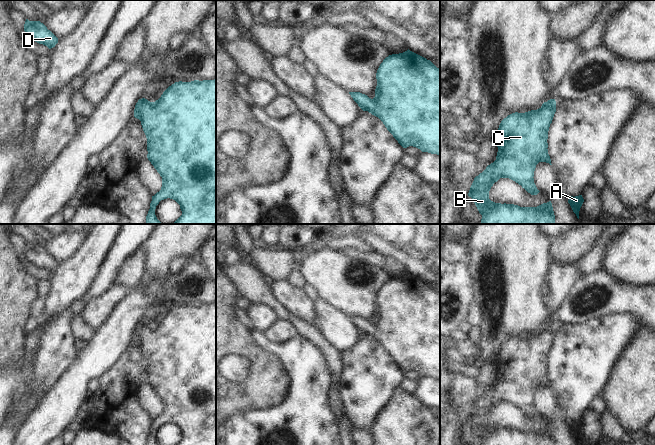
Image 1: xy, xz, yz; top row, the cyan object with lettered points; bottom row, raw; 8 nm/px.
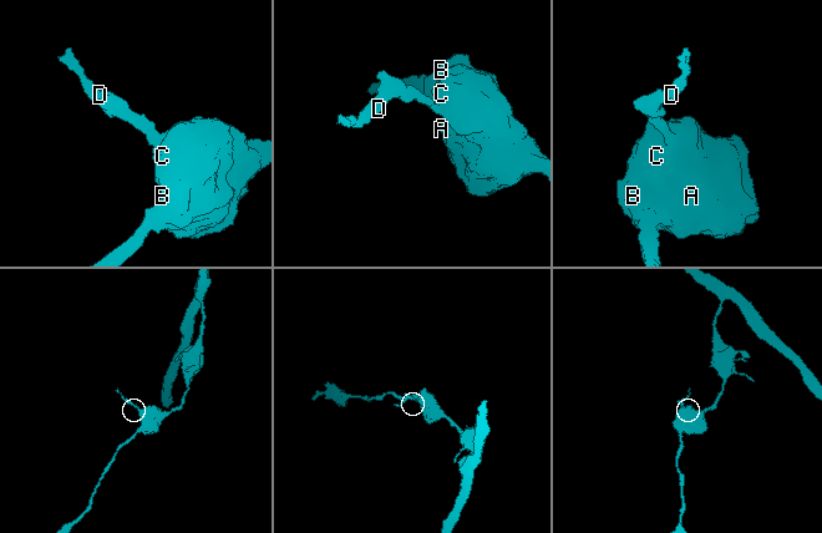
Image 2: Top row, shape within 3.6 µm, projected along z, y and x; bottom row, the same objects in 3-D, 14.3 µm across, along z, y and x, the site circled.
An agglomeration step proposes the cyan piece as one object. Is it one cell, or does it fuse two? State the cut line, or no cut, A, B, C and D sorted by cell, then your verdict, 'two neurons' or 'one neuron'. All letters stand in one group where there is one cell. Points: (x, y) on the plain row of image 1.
cut none; groups A B C D; one neuron

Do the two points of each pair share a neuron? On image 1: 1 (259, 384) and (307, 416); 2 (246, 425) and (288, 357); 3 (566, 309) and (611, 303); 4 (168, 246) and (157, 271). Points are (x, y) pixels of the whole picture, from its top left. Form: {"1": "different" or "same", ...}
{"1": "different", "2": "same", "3": "same", "4": "same"}

